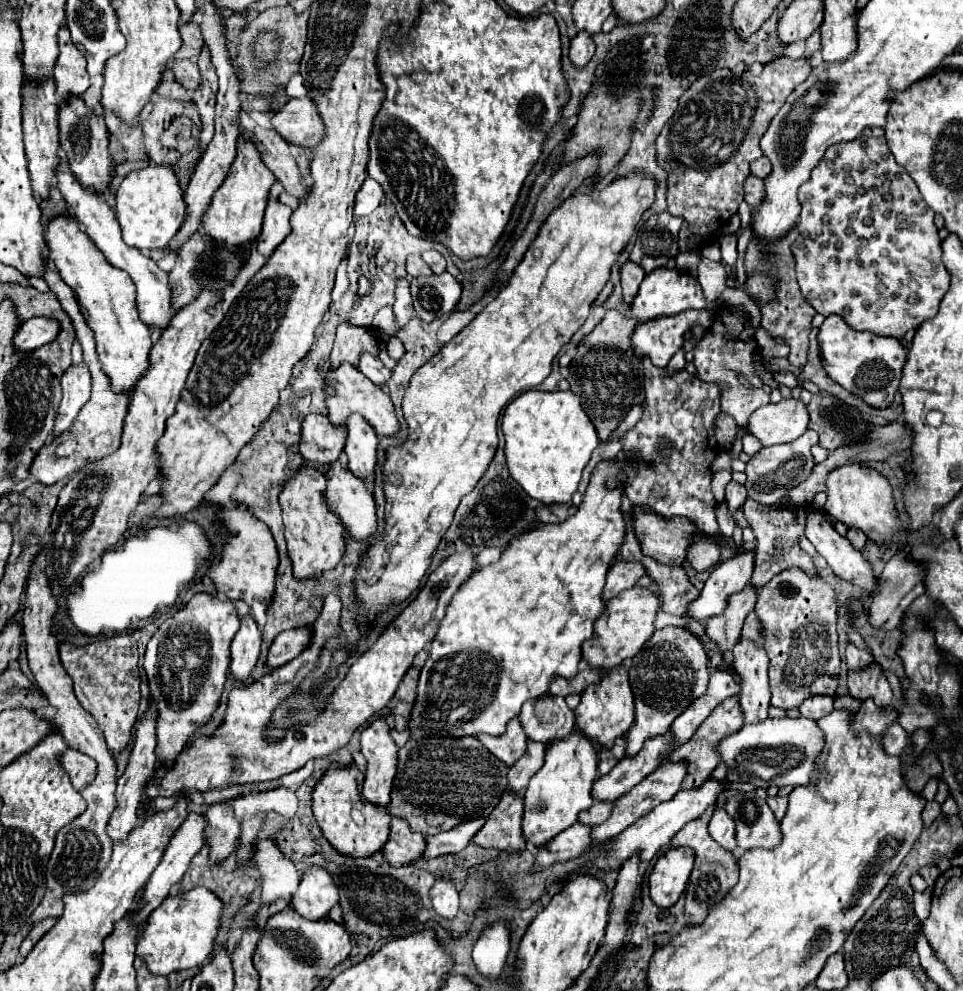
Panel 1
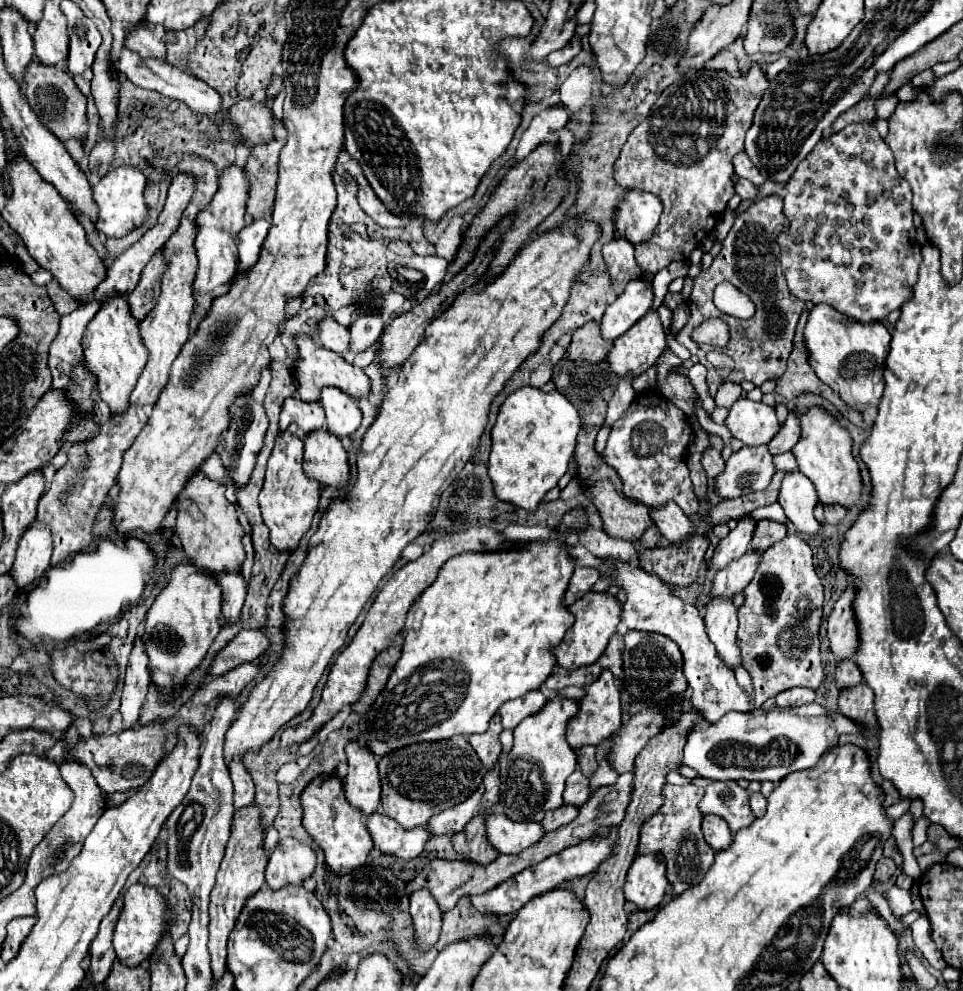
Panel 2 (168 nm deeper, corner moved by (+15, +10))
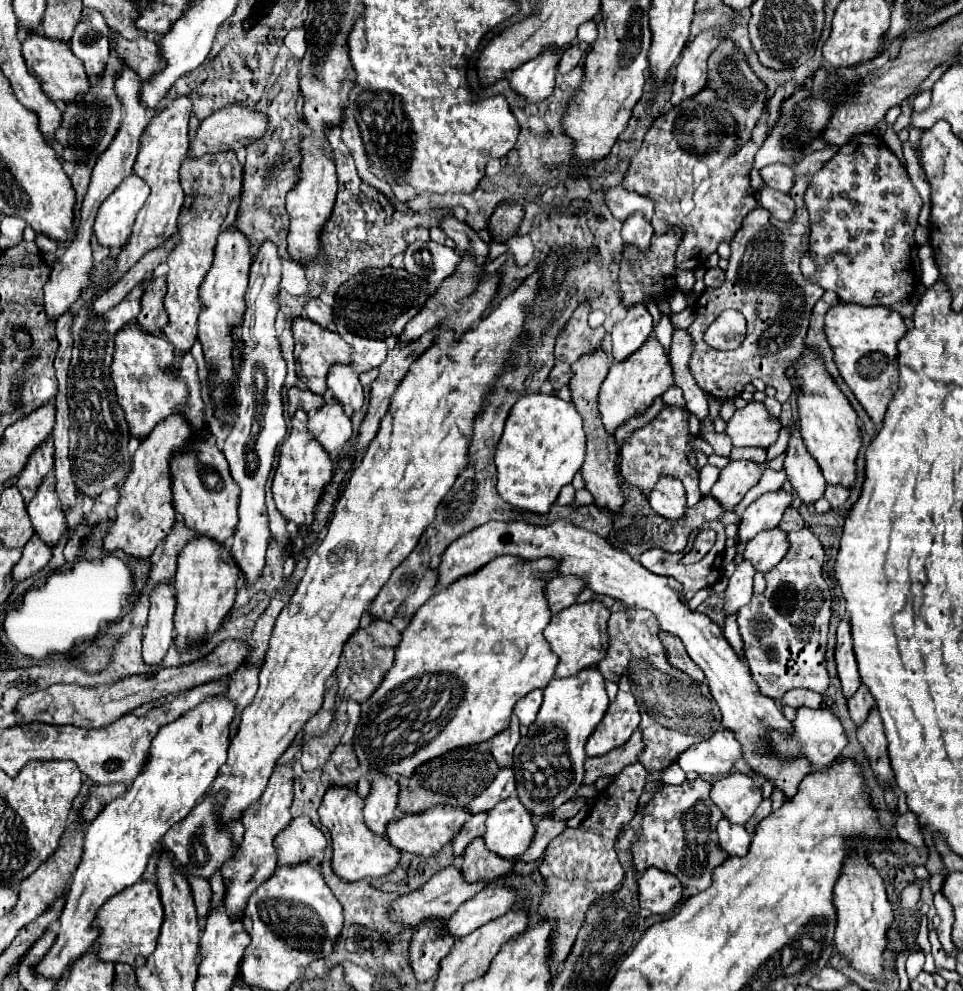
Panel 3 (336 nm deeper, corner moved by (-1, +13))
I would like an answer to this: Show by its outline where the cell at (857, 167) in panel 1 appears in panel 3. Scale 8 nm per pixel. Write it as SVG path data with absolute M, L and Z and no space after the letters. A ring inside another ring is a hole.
M860 133L852 141L842 145L838 149L838 153L812 177L808 191L804 195L804 203L810 213L810 245L808 245L808 251L802 253L800 269L808 281L818 283L824 291L834 291L842 303L858 303L858 305L868 305L868 307L892 307L896 303L902 303L916 291L922 271L920 271L918 243L914 239L914 231L918 227L918 213L922 207L922 199L920 199L920 193L916 191L916 187L912 185L906 167L900 163L900 159L894 155L894 151L884 143L880 133Z

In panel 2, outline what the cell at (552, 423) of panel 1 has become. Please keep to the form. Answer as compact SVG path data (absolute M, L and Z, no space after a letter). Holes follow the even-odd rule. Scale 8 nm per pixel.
M524 386L512 392L512 396L508 396L508 400L500 406L492 428L488 474L498 500L520 506L526 512L534 512L544 494L566 474L568 462L574 454L578 430L578 410L558 390L542 392L538 388Z

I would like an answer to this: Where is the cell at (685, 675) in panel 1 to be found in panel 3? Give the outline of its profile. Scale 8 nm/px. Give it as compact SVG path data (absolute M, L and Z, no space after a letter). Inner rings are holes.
M660 631L658 635L660 635L660 641L662 641L664 649L666 649L666 659L668 659L668 663L670 663L672 667L680 669L682 673L688 673L694 681L702 683L702 681L704 681L704 673L702 673L702 671L694 665L694 661L688 657L682 641L680 641L676 635L670 635L670 633L666 633L666 631Z

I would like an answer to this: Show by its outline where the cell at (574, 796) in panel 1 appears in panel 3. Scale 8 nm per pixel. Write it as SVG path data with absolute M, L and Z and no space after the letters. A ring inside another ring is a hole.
M592 667L580 671L576 677L552 679L548 683L536 721L514 749L512 771L516 775L516 793L532 815L556 811L576 795L584 779L584 743L604 717L606 709L608 695L604 691L604 677Z

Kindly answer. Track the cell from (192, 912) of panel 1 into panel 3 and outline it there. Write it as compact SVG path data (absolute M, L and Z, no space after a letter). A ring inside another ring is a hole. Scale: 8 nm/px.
M138 881L136 885L110 897L98 913L96 925L100 925L98 957L104 961L122 961L134 965L136 955L150 957L164 923L164 905L160 901L158 887L150 881Z

